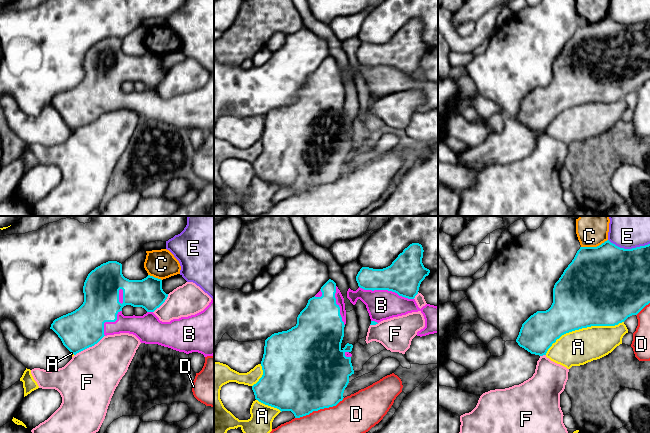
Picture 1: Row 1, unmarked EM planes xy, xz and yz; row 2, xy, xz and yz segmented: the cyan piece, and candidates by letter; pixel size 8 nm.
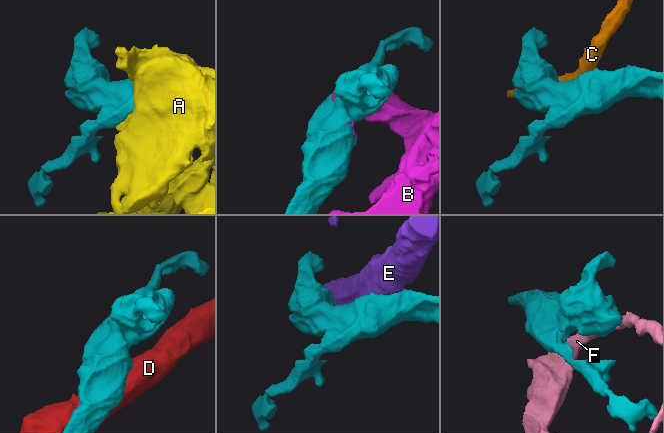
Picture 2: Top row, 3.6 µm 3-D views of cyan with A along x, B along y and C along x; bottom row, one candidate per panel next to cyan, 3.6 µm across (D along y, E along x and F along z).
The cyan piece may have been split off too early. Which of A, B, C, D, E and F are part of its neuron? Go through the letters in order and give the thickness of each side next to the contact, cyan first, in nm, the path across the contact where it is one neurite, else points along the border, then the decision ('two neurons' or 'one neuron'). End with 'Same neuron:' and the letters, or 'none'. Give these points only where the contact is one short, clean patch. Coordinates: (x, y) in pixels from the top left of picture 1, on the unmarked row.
A: 500 nm thick on the cyan side, 280 nm on the other; two neurons
B: 280 nm thick on the cyan side, 240 nm on the other; one neuron
C: 500 nm thick on the cyan side, 190 nm on the other; two neurons
D: 500 nm thick on the cyan side, 480 nm on the other; two neurons
E: 480 nm thick on the cyan side, 200 nm on the other; two neurons
F: 320 nm thick on the cyan side, 440 nm on the other; two neurons
Same neuron: B

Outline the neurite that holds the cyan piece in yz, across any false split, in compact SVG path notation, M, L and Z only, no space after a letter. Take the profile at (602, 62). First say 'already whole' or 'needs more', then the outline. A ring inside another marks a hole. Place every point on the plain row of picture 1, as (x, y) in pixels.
already whole; M605 17L597 23L580 23L553 64L553 79L546 87L531 91L520 105L518 121L531 130L543 132L562 111L591 102L615 102L637 91L650 79L650 20L624 25Z

